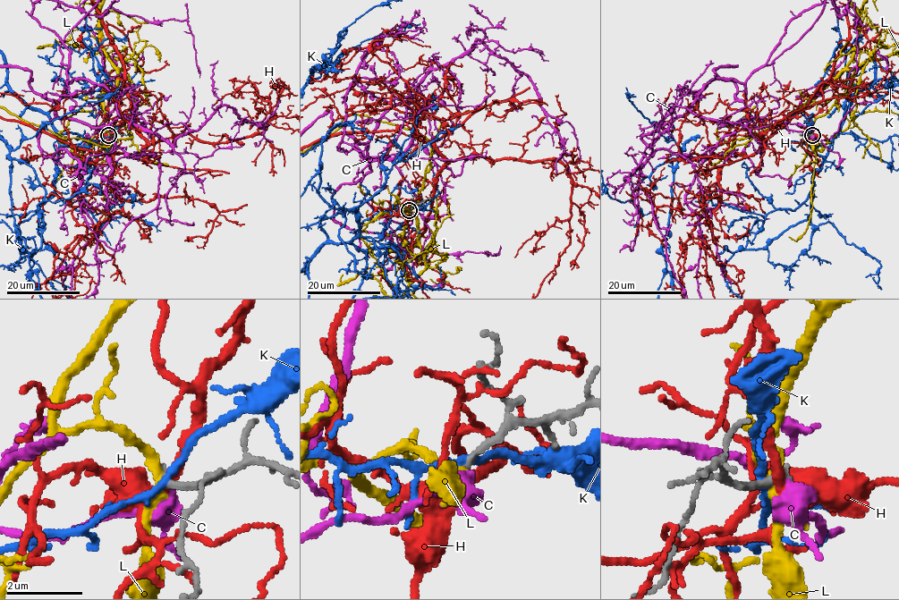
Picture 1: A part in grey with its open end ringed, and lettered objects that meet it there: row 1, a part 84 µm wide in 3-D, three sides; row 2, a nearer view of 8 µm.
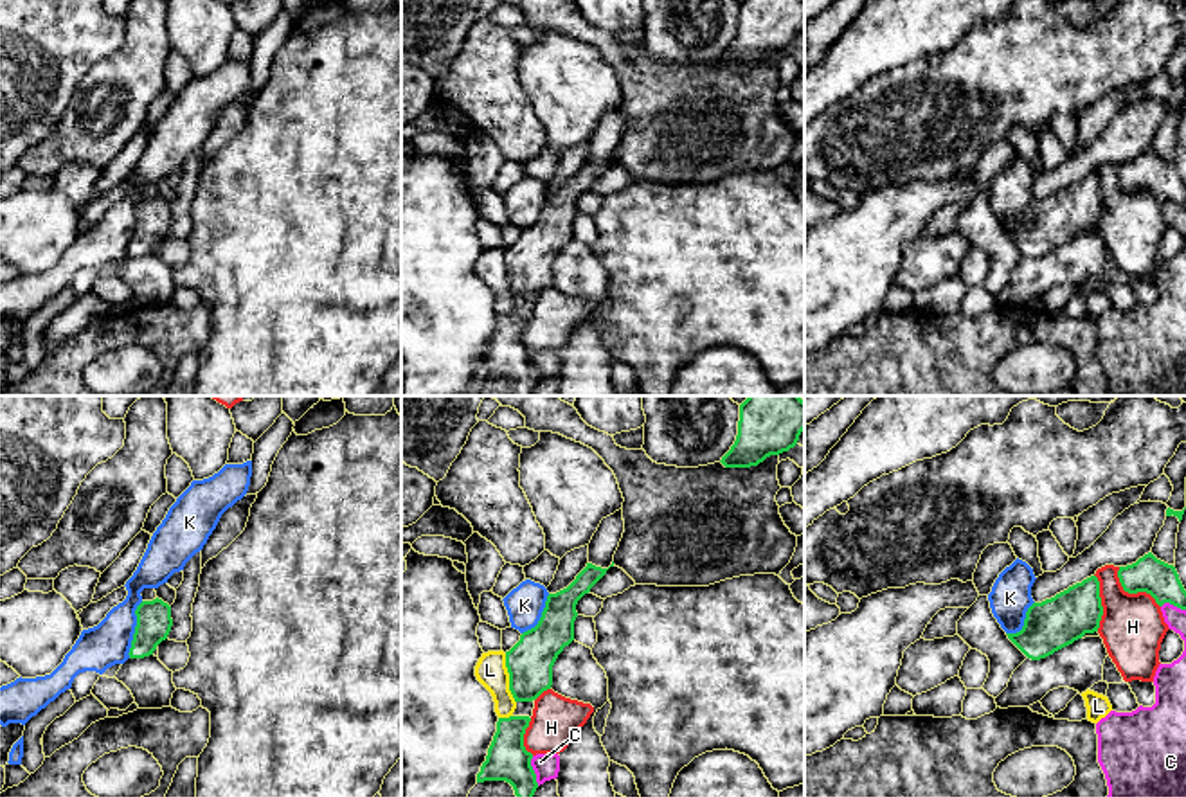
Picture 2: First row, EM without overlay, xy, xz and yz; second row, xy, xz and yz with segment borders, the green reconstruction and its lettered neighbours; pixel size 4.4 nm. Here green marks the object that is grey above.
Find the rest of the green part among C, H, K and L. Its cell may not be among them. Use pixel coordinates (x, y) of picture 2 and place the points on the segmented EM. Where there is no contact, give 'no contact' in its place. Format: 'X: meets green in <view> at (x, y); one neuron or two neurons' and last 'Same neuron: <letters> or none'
C: meets green in xz at (533, 770); two neurons
H: meets green in yz at (1132, 592); two neurons
K: meets green in xy at (135, 630); two neurons
L: meets green in xz at (510, 679); two neurons
Same neuron: none

